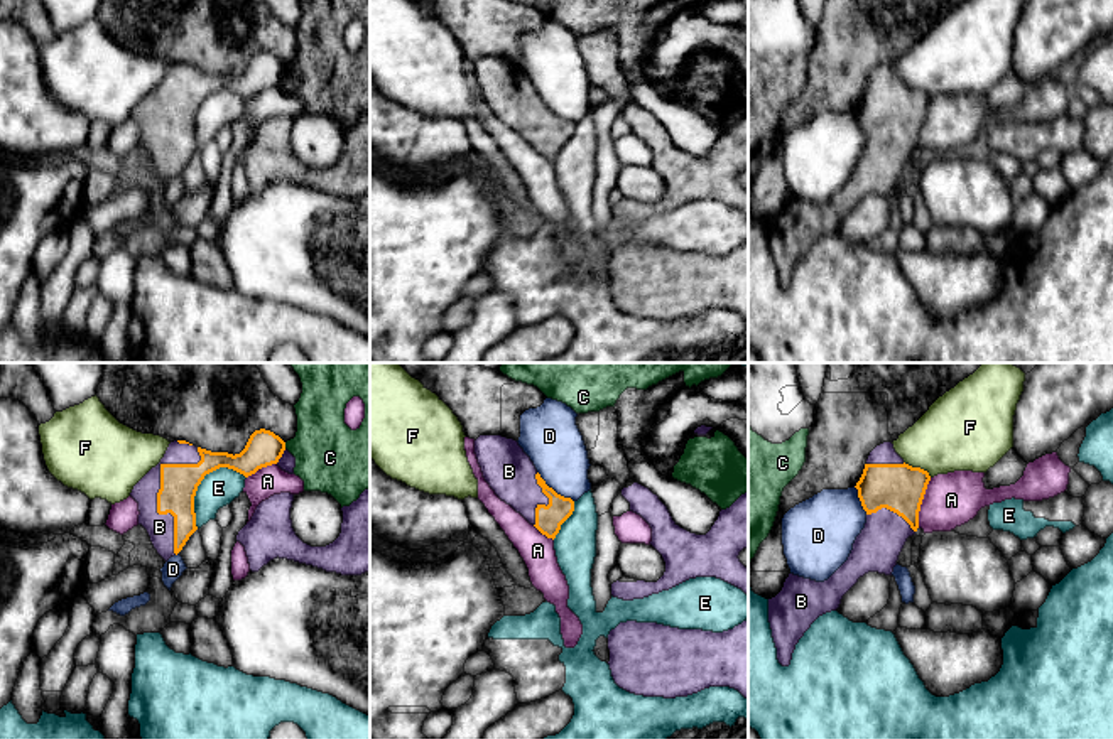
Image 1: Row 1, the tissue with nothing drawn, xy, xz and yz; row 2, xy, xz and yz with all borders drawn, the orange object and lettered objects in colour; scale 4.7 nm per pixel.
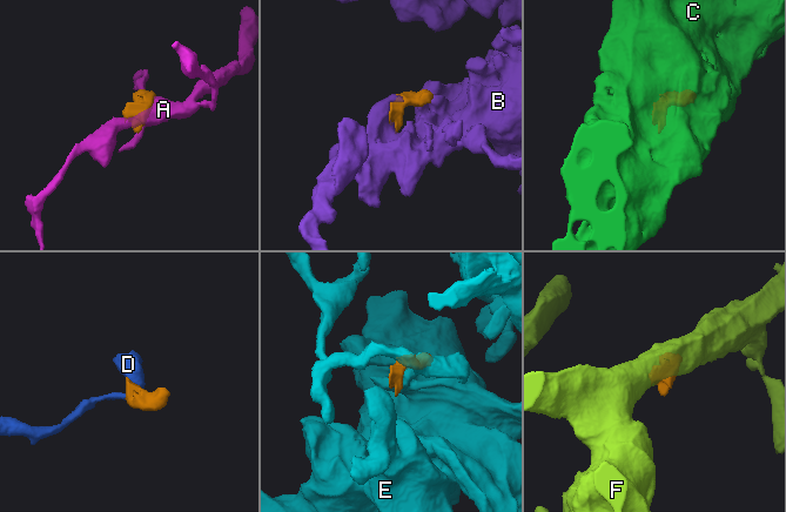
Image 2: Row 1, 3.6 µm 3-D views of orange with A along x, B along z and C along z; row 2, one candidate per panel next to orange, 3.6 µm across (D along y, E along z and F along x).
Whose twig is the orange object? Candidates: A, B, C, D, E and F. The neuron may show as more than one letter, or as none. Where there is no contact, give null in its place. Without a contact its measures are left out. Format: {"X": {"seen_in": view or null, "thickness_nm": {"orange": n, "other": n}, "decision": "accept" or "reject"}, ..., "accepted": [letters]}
{"A": {"seen_in": "yz", "thickness_nm": {"orange": 240, "other": 260}, "decision": "reject"}, "B": {"seen_in": "xy", "thickness_nm": {"orange": 180, "other": 130}, "decision": "accept"}, "C": {"seen_in": "xy", "thickness_nm": {"orange": 170, "other": 340}, "decision": "reject"}, "D": {"seen_in": "xz", "thickness_nm": {"orange": 130, "other": 280}, "decision": "reject"}, "E": {"seen_in": "xy", "thickness_nm": {"orange": 180, "other": 170}, "decision": "reject"}, "F": {"seen_in": "yz", "thickness_nm": {"orange": 240, "other": 360}, "decision": "reject"}, "accepted": ["B"]}

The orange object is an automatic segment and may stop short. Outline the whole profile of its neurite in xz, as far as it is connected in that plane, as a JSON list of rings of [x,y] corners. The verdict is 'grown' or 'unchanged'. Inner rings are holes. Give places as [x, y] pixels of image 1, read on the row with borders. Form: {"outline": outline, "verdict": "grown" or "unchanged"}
{"outline": [[[480,435],[475,440],[475,454],[495,494],[542,535],[554,540],[561,525],[573,515],[574,501],[546,484],[530,457],[513,439]]], "verdict": "grown"}

